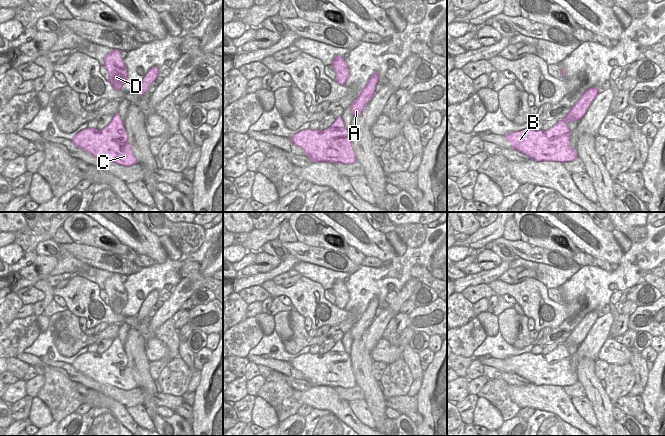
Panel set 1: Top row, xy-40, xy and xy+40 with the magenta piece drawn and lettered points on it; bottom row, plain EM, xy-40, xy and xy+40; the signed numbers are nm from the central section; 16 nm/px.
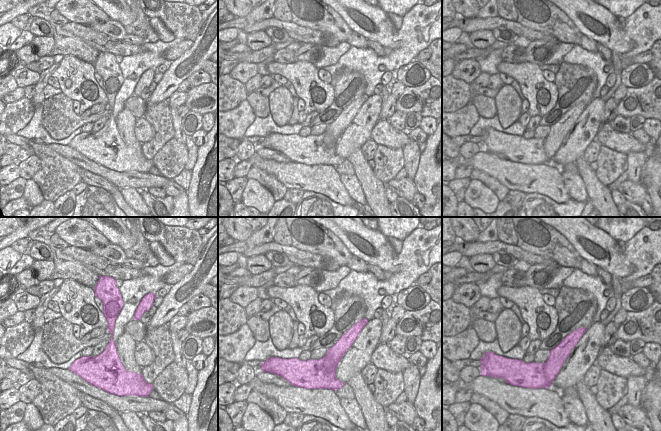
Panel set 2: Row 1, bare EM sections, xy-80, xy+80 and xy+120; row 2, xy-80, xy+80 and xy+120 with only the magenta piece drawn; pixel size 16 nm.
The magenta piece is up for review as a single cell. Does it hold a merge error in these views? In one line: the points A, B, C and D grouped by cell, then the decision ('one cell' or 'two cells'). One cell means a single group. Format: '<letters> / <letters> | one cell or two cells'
A / B C D | two cells

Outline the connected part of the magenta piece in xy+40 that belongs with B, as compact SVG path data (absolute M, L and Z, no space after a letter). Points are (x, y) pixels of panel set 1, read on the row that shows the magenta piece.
M561 119L546 131L524 129L511 132L504 137L511 143L512 149L534 161L565 163L578 157L577 149L570 146L570 135L567 123Z

